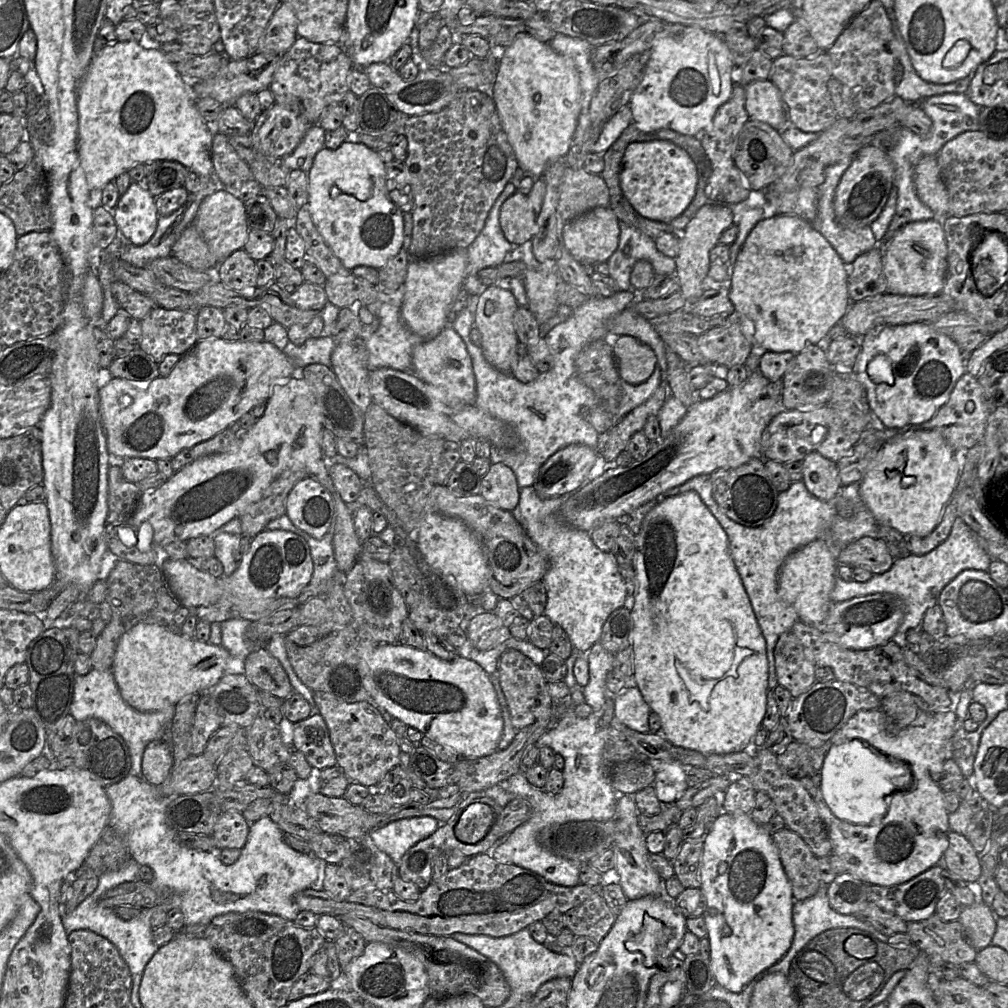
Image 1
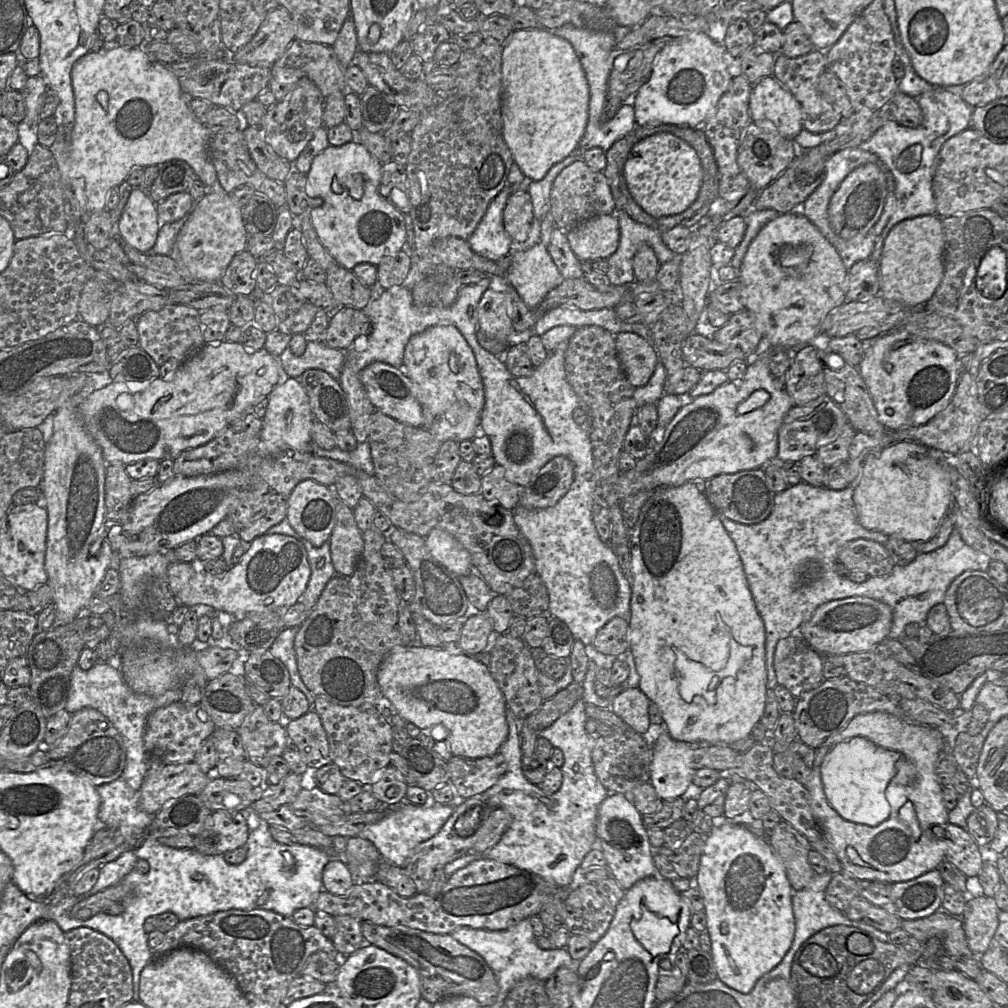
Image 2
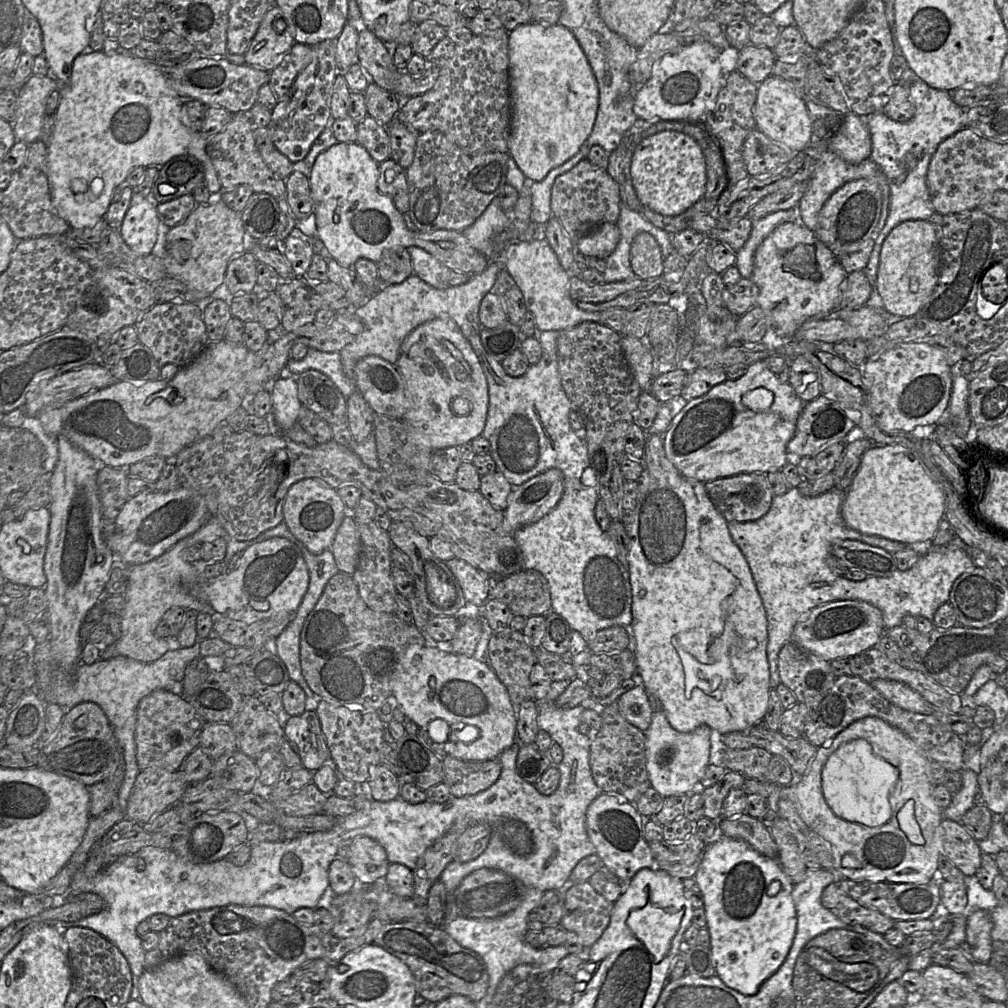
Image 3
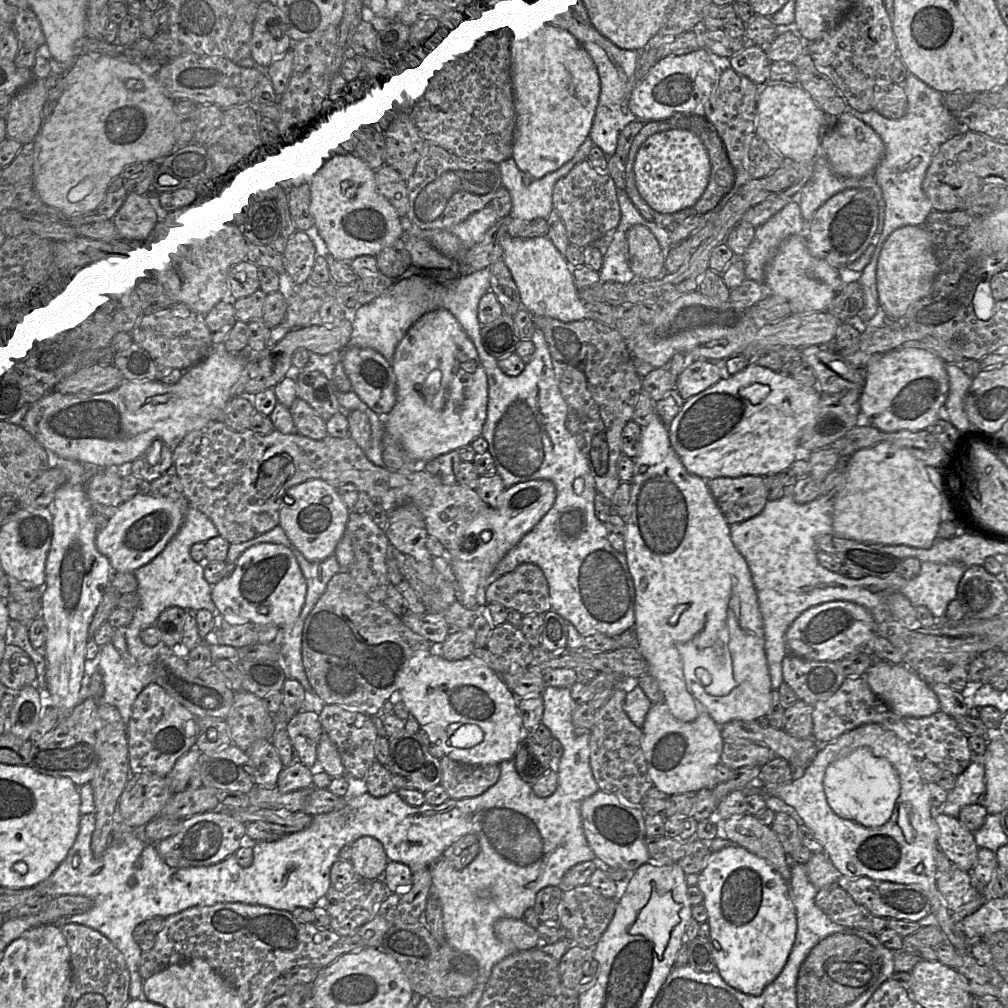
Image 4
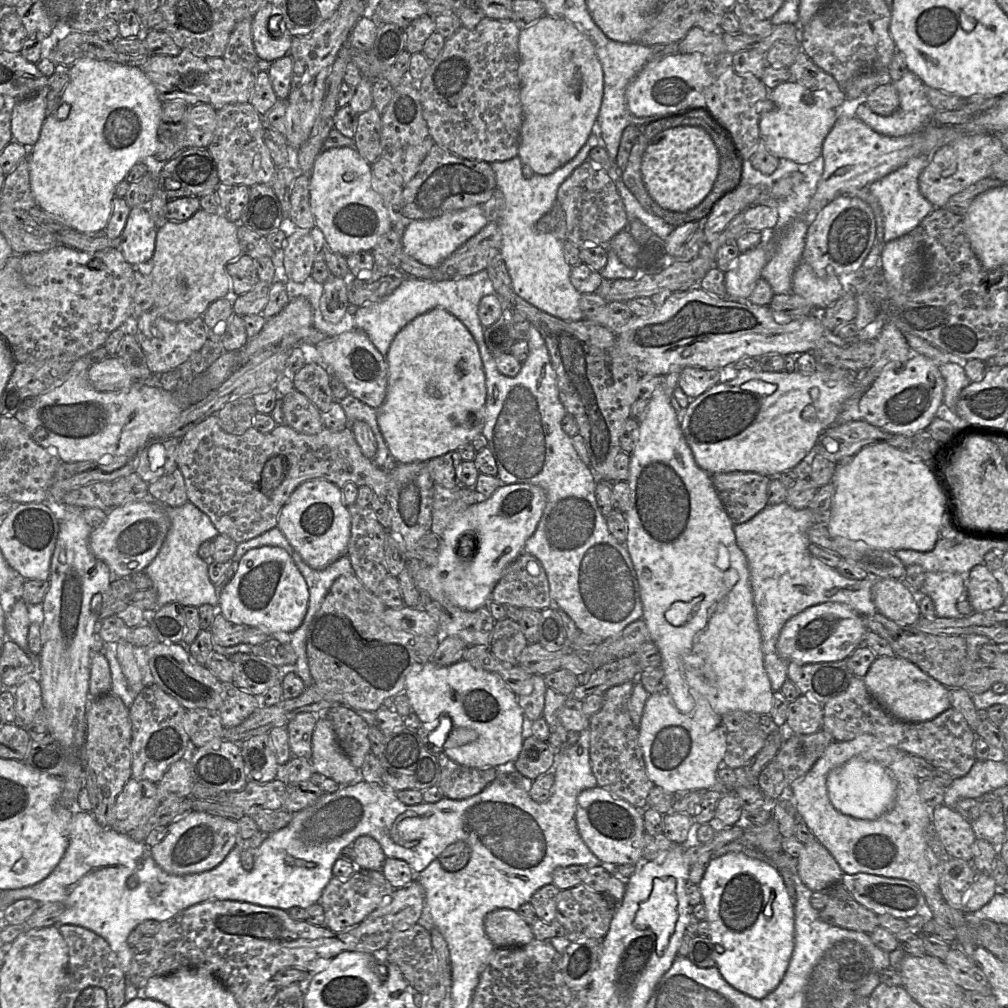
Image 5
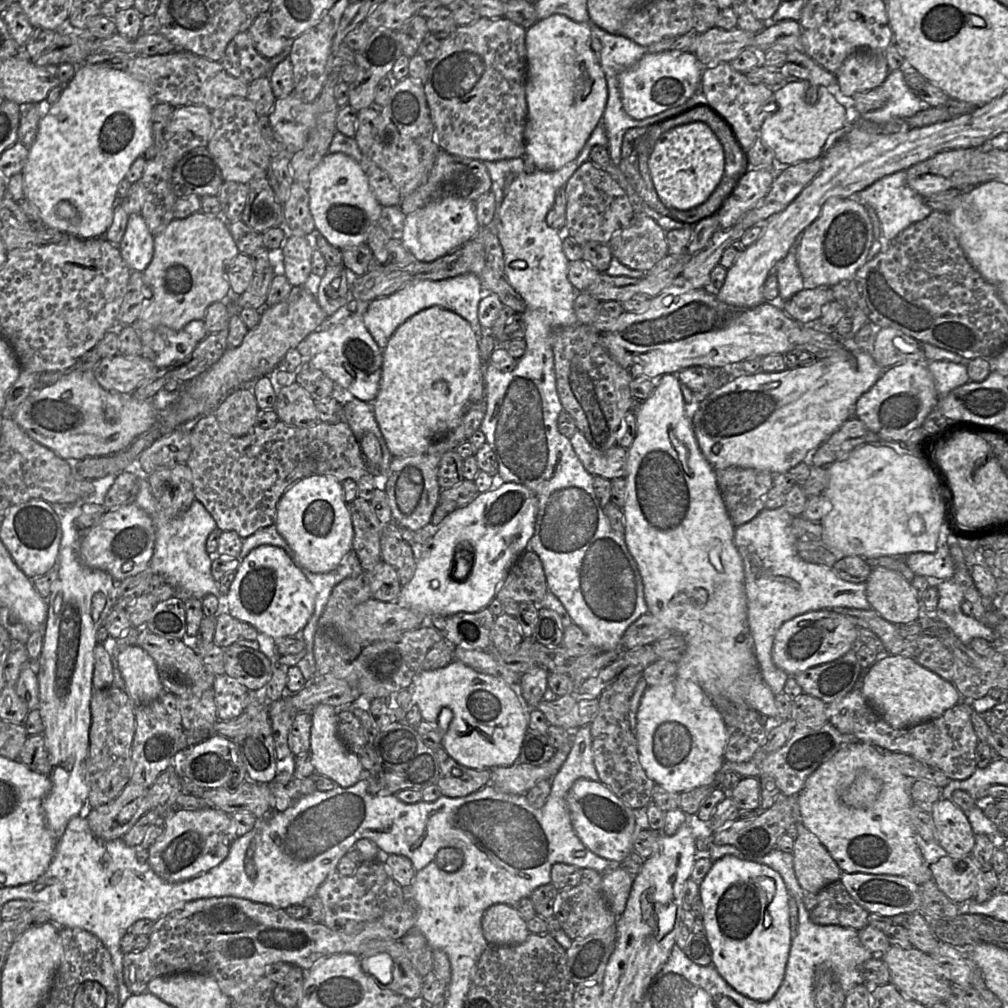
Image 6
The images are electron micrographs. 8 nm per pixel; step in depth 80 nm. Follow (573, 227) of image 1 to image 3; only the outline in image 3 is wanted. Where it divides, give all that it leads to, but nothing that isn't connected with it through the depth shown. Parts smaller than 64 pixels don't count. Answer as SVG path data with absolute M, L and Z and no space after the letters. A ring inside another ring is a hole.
M605 222L583 236L576 248L584 256L606 259L617 247L620 230L617 223Z

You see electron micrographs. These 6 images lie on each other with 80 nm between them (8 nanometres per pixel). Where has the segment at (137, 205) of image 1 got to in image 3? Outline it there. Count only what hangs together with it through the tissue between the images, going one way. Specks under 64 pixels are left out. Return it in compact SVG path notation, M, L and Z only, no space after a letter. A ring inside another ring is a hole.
M133 193L119 230L128 246L142 255L152 253L159 234L160 216L154 198Z

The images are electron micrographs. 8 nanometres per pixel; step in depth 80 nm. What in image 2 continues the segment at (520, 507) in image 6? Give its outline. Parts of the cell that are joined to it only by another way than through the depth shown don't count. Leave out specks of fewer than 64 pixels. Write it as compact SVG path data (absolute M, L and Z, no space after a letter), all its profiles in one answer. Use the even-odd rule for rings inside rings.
M556 456L521 489L519 505L527 509L554 506L568 492L573 480L573 462L565 456Z

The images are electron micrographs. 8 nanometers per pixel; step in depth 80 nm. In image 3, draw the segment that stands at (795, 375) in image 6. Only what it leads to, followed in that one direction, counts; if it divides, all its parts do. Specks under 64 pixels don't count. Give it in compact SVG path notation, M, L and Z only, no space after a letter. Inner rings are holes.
M764 360L754 362L747 367L746 372L740 378L735 380L727 379L726 381L714 386L706 394L687 402L682 410L672 419L667 431L664 433L664 450L666 456L683 476L702 483L719 478L736 476L738 474L766 474L768 472L781 471L782 467L788 462L786 447L795 433L797 418L804 405L805 402L796 395L793 387L788 382L781 382L777 375L769 370Z

